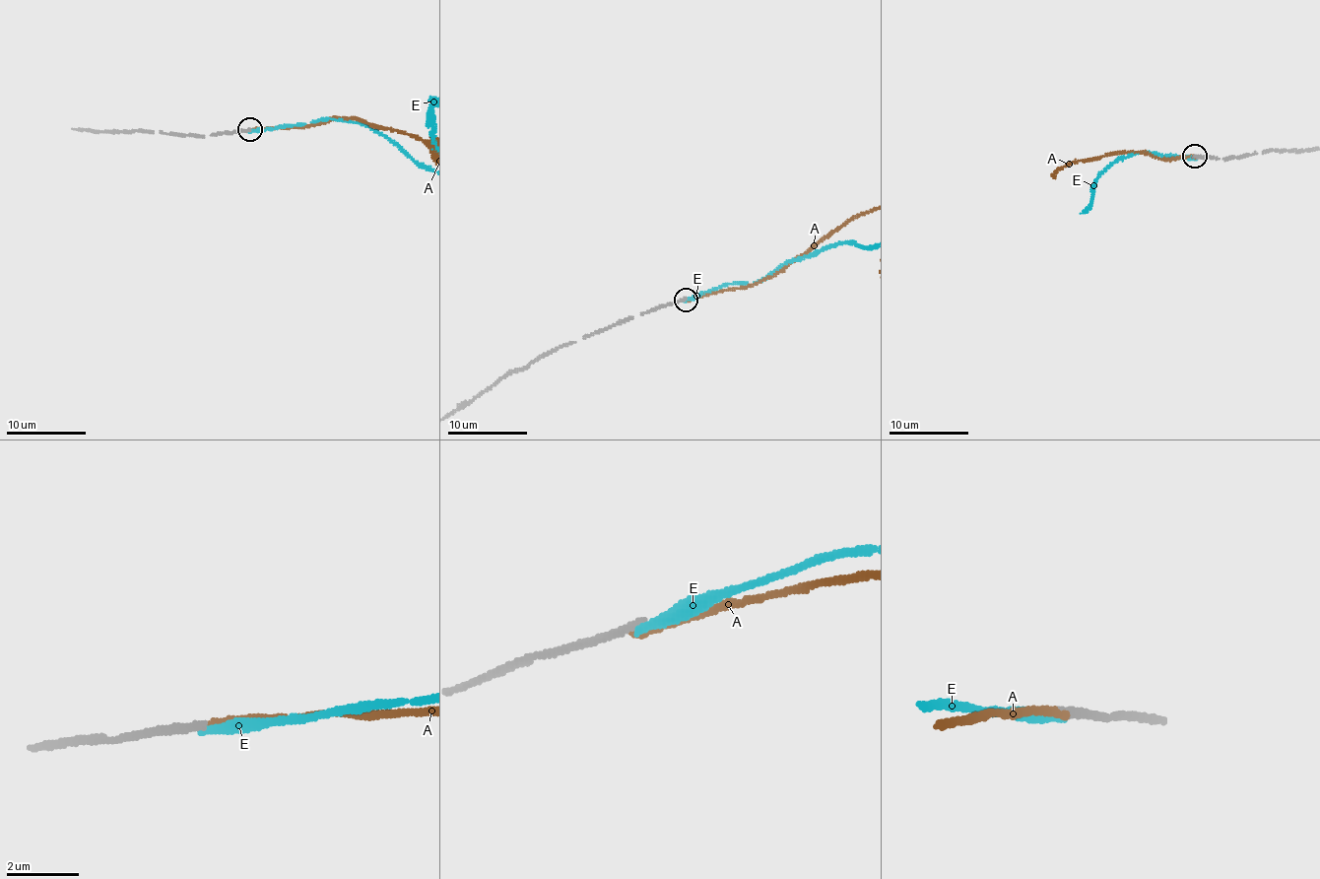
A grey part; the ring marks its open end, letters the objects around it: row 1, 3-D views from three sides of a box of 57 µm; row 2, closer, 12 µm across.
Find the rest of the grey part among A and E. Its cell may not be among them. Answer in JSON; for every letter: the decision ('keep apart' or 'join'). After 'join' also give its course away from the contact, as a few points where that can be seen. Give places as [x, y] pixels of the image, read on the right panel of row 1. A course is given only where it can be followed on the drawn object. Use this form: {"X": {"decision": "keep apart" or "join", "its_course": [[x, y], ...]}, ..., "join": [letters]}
{"A": {"decision": "keep apart"}, "E": {"decision": "keep apart"}, "join": []}

